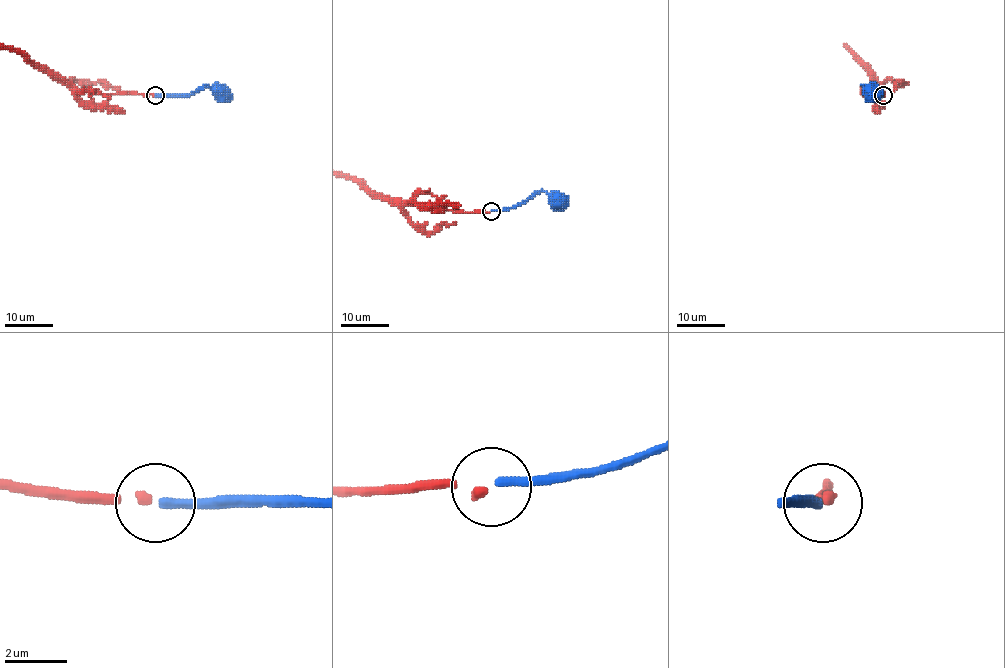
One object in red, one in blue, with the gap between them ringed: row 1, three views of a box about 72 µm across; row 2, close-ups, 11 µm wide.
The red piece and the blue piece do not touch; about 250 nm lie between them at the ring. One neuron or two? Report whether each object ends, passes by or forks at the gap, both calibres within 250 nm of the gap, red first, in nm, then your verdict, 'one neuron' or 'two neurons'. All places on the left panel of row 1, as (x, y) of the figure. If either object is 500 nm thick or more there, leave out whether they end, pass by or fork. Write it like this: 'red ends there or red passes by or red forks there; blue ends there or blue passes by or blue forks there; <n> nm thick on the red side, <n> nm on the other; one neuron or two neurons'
red ends there; blue ends there; 240 nm thick on the red side, 280 nm on the other; one neuron

